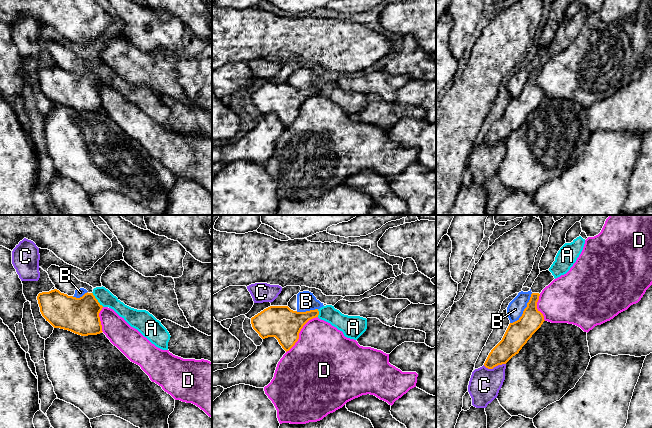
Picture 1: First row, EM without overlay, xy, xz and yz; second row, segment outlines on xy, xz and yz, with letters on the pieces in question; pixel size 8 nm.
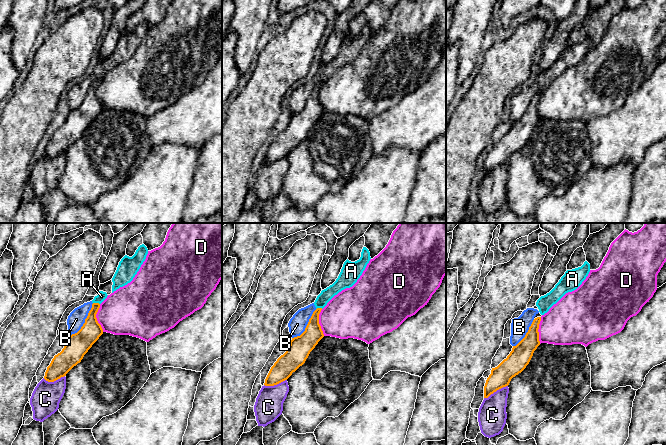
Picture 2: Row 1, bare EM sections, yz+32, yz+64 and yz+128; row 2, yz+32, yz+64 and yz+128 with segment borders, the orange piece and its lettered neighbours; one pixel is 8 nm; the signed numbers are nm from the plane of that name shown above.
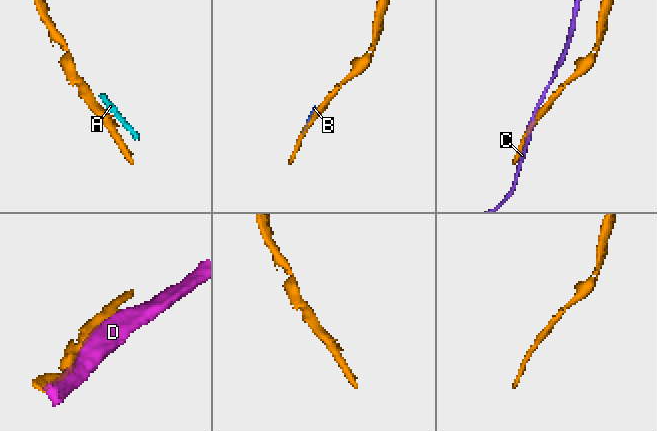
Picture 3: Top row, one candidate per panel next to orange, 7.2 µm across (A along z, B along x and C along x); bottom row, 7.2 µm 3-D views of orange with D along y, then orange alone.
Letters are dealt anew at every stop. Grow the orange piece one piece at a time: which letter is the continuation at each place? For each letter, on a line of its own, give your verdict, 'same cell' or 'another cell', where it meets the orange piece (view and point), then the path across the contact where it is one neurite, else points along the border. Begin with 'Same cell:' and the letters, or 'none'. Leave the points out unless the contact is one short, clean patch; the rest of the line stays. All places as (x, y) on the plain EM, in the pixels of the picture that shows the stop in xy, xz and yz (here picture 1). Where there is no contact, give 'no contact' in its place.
Same cell: none
A: another cell; meets orange in xy at (96, 75); border along xy (92, 68), (94, 73), (103, 82)
B: another cell; meets orange in yz at (524, 86)
C: another cell; meets orange in yz at (494, 142)
D: another cell; meets orange in xz at (299, 108)

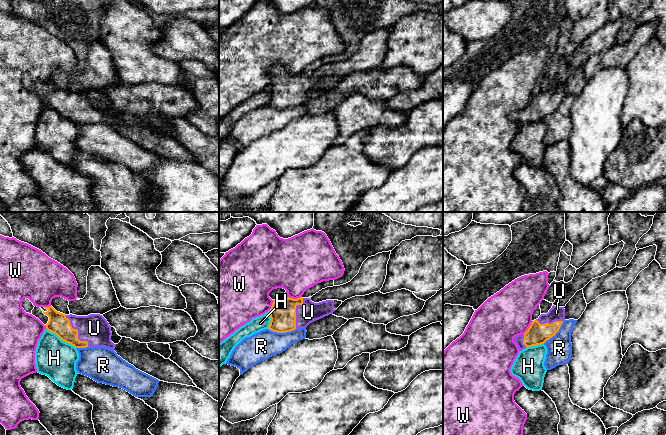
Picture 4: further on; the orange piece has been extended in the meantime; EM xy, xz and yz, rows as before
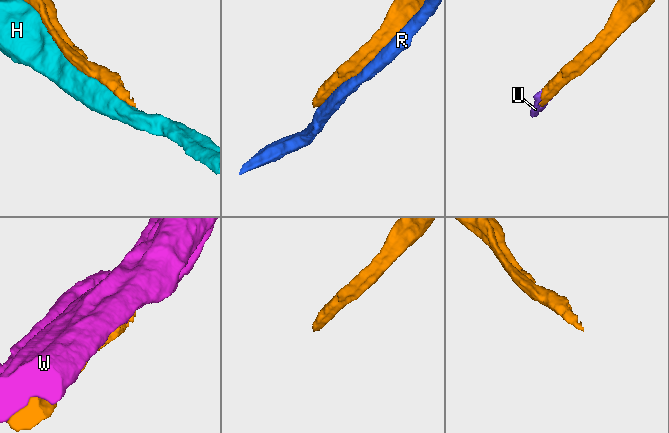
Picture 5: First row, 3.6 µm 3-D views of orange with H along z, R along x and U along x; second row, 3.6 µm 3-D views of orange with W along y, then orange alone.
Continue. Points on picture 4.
Same cell: U
H: another cell; meets orange in xy at (61, 115)
R: another cell; meets orange in xz at (281, 108)
U: same cell; meets orange in xy at (77, 108)
W: another cell; meets orange in xz at (295, 75)

